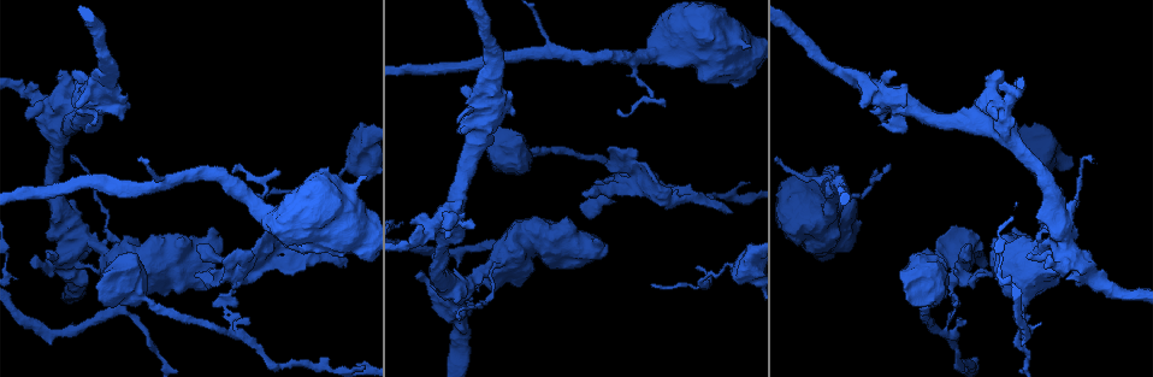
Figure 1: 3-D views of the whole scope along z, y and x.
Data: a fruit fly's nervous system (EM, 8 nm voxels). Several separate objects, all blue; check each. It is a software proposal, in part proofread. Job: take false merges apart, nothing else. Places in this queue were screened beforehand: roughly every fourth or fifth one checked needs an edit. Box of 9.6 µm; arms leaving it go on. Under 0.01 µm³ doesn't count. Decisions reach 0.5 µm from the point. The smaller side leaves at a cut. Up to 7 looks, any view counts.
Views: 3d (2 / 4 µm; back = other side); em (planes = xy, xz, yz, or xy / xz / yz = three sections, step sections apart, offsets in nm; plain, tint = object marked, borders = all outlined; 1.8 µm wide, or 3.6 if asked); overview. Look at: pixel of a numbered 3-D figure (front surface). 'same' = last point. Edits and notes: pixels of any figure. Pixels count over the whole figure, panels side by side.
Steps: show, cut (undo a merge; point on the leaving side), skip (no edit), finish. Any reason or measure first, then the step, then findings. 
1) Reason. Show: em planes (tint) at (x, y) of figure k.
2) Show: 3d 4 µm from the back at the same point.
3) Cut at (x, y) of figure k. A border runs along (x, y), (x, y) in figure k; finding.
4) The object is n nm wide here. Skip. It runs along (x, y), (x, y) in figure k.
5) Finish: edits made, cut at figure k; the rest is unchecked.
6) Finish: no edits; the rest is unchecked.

Sudden change in width. Show: em 3.6 µm planes (tint) at (420, 219) of figure 1.

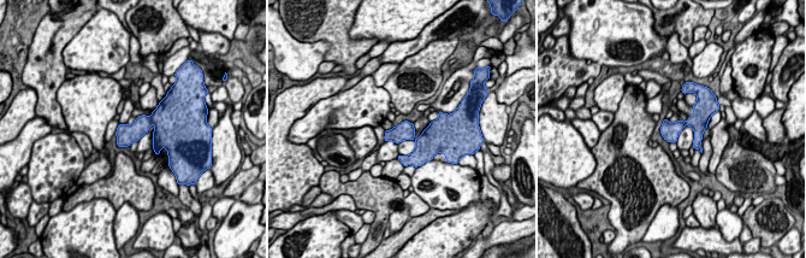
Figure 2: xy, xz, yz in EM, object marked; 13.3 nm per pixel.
Skip. One neuron here.

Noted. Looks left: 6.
Abrupt turn. Show: 3d 2 µm from the back at (275, 242) of figure 1.

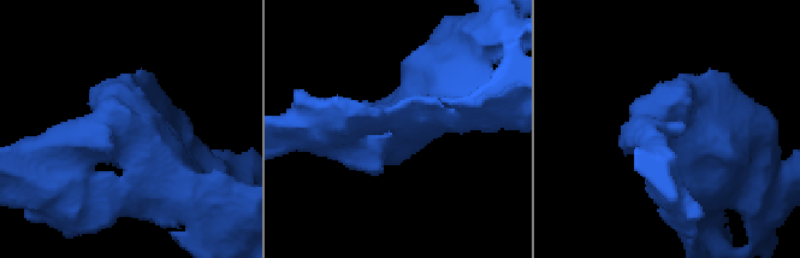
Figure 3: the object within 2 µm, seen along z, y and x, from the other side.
Show: em yz step 8 (tint) at (404, 133) of figure 3.

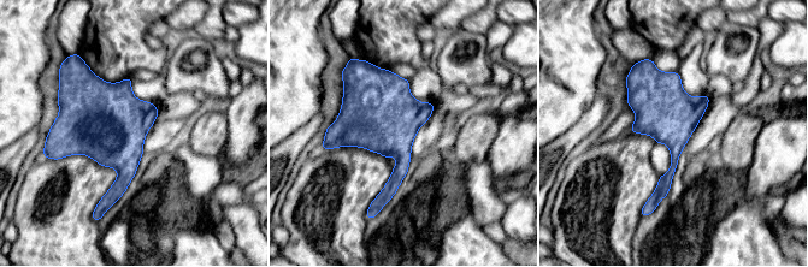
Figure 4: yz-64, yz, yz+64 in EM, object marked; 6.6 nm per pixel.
The object is 380 nm wide here. Skip. One neuron here.

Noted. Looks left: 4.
Sharp bend. Show: em planes (tint) at (228, 331) of figure 1.

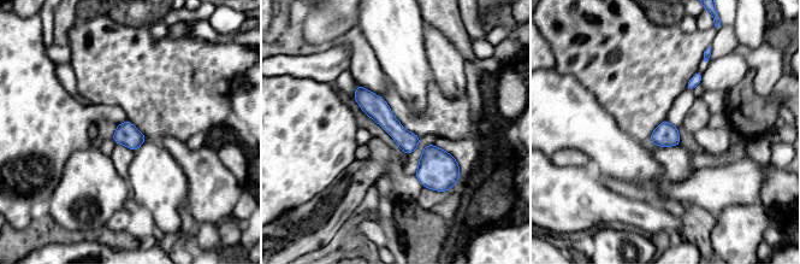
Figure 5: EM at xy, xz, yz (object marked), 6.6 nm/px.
Skip. One neuron here.

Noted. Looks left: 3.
Finish: no edits; the rest is unchecked.

